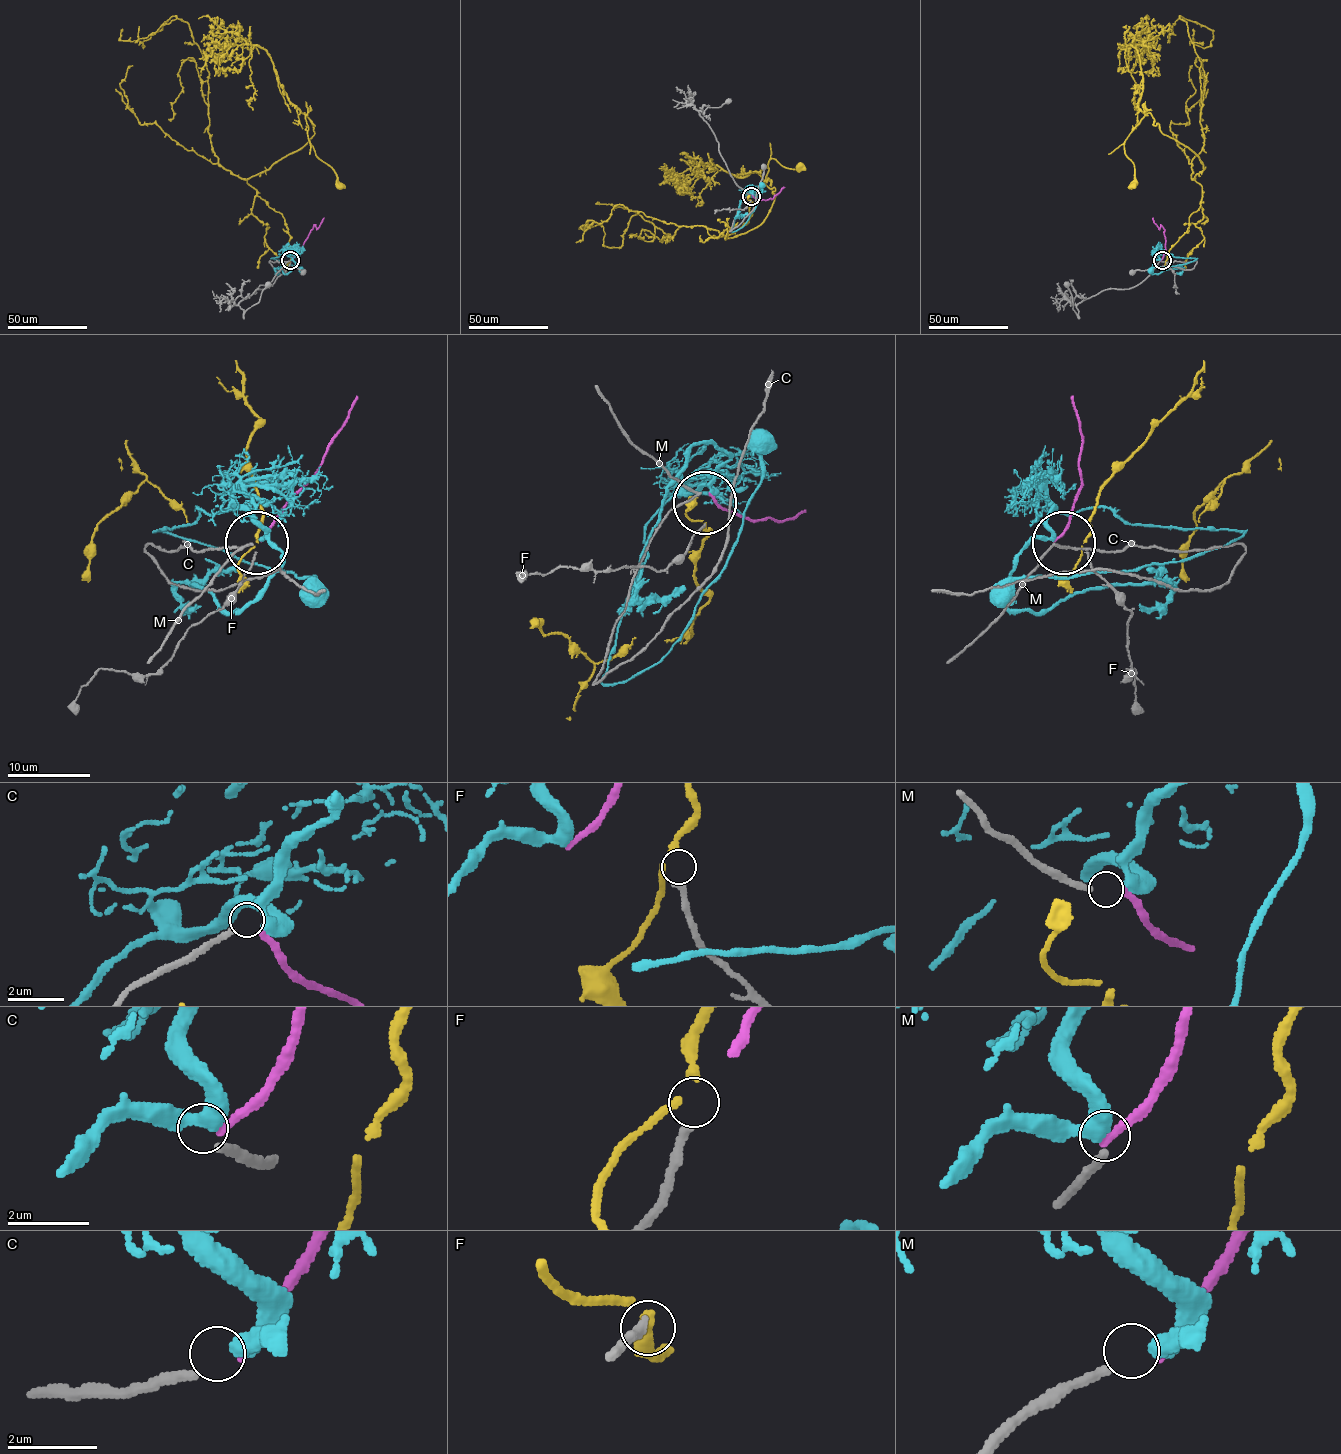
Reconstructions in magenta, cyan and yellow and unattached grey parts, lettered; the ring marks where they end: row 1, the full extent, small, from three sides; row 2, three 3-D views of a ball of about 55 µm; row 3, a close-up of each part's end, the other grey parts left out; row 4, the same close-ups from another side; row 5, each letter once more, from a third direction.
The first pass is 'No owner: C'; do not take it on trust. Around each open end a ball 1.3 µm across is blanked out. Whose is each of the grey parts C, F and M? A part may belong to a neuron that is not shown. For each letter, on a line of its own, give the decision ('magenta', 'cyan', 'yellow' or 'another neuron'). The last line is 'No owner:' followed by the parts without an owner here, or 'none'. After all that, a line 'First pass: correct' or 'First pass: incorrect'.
C: another neuron
F: yellow
M: magenta
No owner: C
First pass: correct

